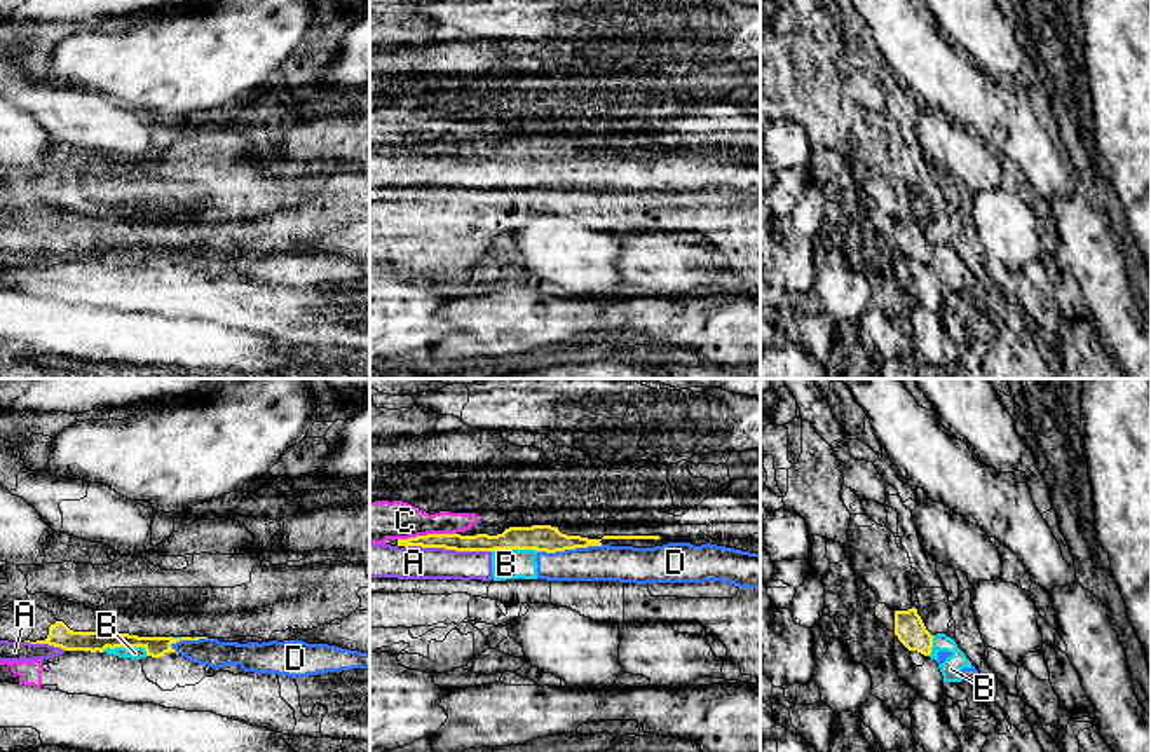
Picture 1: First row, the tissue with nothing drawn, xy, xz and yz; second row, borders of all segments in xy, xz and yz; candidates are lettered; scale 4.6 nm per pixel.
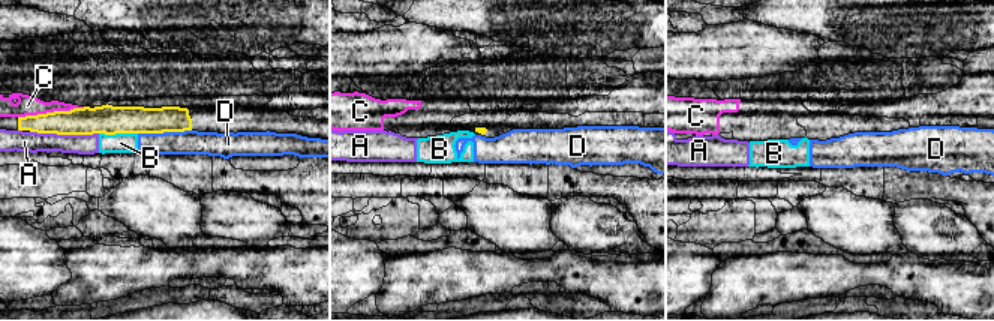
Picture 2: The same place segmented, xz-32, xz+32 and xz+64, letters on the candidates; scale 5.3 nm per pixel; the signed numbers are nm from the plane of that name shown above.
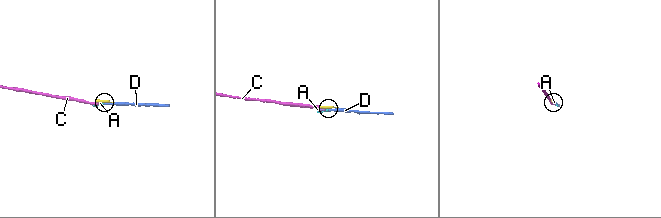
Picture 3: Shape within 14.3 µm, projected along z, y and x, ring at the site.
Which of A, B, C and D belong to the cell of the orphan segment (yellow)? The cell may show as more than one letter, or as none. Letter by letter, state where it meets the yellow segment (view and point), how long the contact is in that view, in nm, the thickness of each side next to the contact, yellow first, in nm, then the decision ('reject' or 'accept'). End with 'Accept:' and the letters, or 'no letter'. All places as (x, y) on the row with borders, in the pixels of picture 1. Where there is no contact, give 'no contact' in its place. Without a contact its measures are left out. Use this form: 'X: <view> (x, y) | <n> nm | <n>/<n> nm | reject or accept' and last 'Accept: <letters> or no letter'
A: xz (449, 548) | 400 nm | 80/160 nm | reject
B: xy (126, 648) | 220 nm | 100/60 nm | reject
C: xz (428, 534) | 280 nm | 80/190 nm | reject
D: xz (571, 548) | 300 nm | 130/170 nm | reject
Accept: no letter

